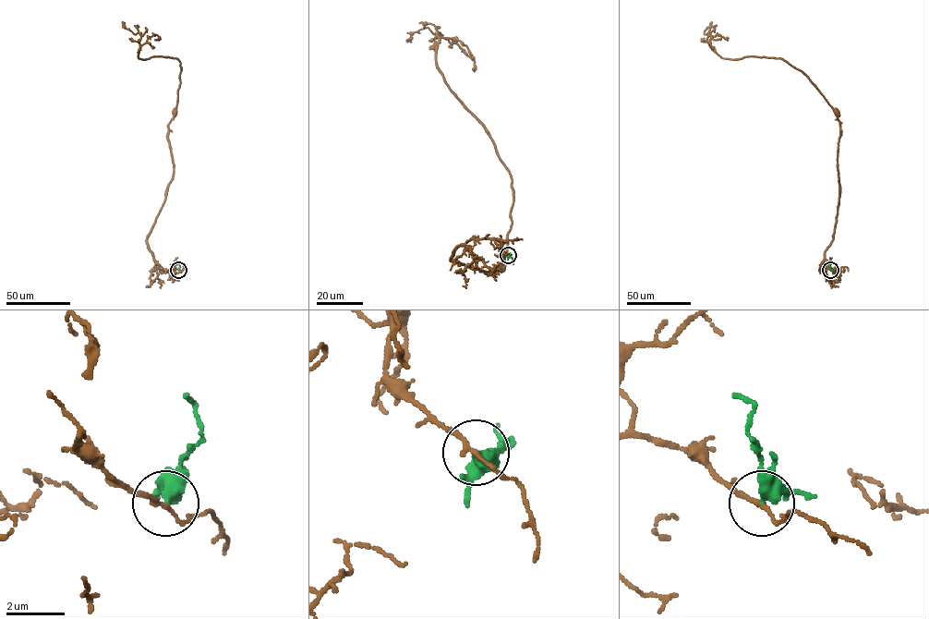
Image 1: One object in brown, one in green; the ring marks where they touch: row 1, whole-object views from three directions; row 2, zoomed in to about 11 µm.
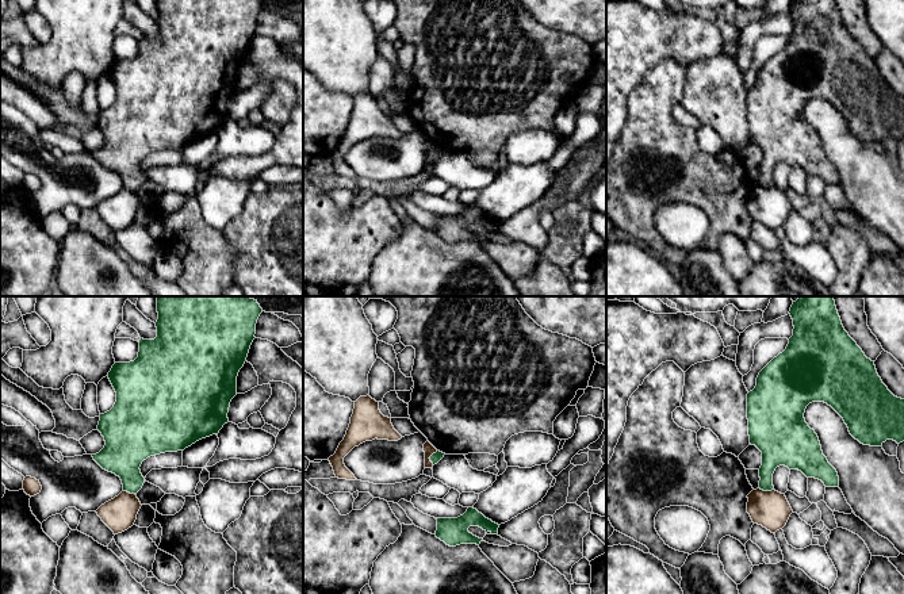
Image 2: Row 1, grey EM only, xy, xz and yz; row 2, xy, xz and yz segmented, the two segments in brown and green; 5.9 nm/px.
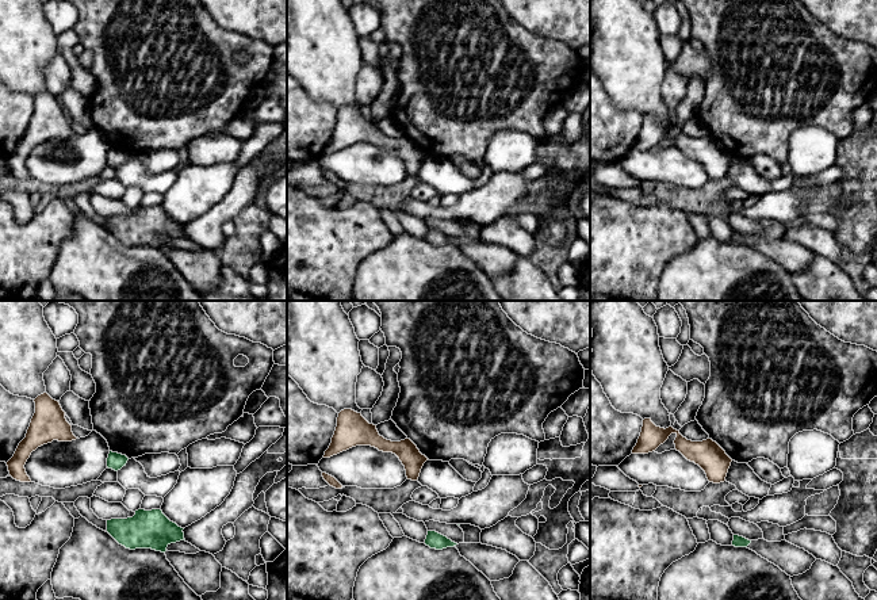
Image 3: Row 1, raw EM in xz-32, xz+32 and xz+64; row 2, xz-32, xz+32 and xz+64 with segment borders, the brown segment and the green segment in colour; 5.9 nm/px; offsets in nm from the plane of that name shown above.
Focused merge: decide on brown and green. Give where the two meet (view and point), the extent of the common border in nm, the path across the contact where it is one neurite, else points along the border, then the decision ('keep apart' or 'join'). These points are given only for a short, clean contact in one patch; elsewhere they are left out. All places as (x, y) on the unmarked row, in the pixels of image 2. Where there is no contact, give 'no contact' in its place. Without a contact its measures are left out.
xz (429, 153) | 90 nm | along xz (437, 148), (429, 154), (432, 161) | keep apart

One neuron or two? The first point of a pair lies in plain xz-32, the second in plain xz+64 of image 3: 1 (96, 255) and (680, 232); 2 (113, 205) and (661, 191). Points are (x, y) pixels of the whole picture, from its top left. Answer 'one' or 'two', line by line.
1: two
2: two

